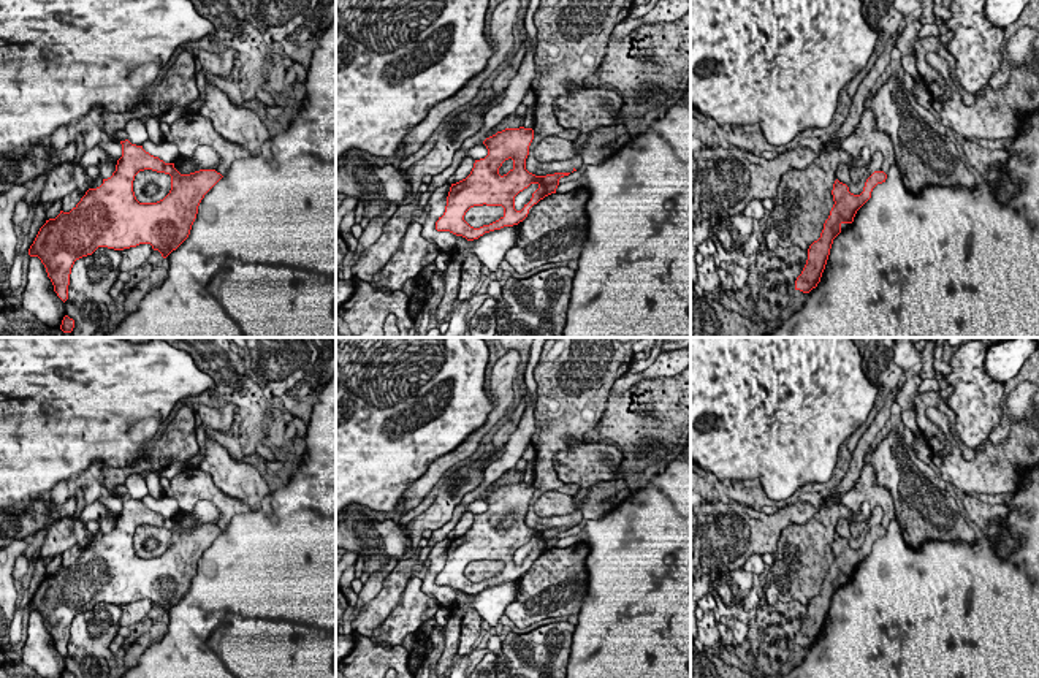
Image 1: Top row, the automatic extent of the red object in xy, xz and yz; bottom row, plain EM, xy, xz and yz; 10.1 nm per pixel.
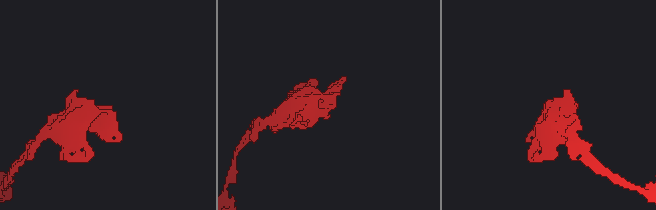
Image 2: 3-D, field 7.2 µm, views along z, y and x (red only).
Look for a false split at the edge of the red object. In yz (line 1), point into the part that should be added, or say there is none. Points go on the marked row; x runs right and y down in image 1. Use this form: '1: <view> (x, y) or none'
1: none

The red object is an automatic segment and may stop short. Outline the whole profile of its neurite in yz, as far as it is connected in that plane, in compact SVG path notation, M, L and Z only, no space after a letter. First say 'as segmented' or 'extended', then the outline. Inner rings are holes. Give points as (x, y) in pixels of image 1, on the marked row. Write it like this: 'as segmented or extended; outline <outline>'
as segmented; outline M874 171L865 182L863 192L854 195L849 187L838 179L833 184L833 208L824 223L820 238L808 249L808 260L801 274L795 280L795 290L809 293L820 282L825 269L833 239L841 233L843 223L852 223L857 211L871 198L871 192L877 184L885 182L884 171Z

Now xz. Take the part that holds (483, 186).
as segmented; outline M505 128L486 138L483 144L488 149L485 158L475 160L470 174L451 184L445 212L436 222L437 231L450 231L467 241L478 239L485 233L513 227L523 222L529 209L545 196L556 193L559 179L570 173L554 173L535 176L526 170L529 146L534 139L532 128ZM537 184L539 189L521 211L515 209L515 196ZM474 206L502 206L504 215L480 228L470 227L464 215Z

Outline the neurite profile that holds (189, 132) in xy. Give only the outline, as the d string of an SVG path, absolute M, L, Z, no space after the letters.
M185 112L169 125L163 141L176 144L181 155L192 157L200 146L211 146L219 155L217 173L225 176L236 160L245 160L250 154L234 143L223 139L212 122L198 114Z

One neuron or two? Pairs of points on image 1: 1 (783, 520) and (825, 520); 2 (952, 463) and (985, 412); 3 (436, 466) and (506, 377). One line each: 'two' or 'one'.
1: two
2: two
3: one

